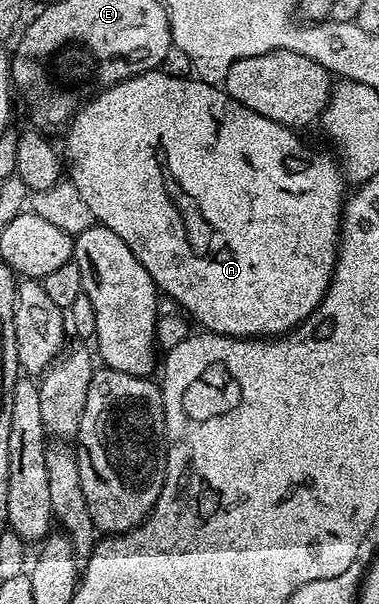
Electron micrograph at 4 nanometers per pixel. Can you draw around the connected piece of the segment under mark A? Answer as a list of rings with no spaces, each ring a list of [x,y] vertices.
[[[152,69],[149,73],[139,73],[130,79],[120,81],[116,85],[111,85],[108,89],[100,90],[99,93],[93,96],[91,101],[85,101],[84,104],[81,105],[79,111],[72,116],[72,120],[69,121],[66,126],[66,134],[67,133],[68,138],[65,139],[64,145],[62,144],[62,153],[66,158],[67,180],[72,181],[74,187],[78,187],[78,192],[82,195],[82,199],[86,199],[86,204],[90,206],[93,218],[95,218],[99,224],[105,225],[110,231],[114,231],[114,235],[118,235],[118,239],[122,239],[122,243],[126,243],[126,247],[130,247],[130,251],[134,251],[138,263],[142,263],[142,267],[146,267],[146,271],[150,271],[150,279],[154,279],[157,290],[159,290],[163,296],[165,293],[166,296],[173,297],[173,299],[185,309],[181,310],[183,310],[195,324],[197,321],[197,323],[204,328],[201,330],[207,331],[212,335],[226,335],[227,337],[263,337],[265,339],[270,337],[282,337],[291,333],[297,325],[302,324],[306,318],[320,306],[322,299],[332,283],[332,273],[336,270],[336,253],[340,249],[340,226],[342,224],[342,214],[346,204],[346,192],[344,193],[346,177],[342,172],[341,166],[334,160],[331,152],[328,152],[329,154],[319,153],[318,150],[311,149],[311,147],[300,138],[301,134],[297,132],[297,130],[287,129],[282,123],[274,123],[274,119],[266,119],[266,115],[258,115],[258,111],[250,111],[250,107],[242,107],[242,103],[238,103],[229,93],[224,92],[219,84],[193,79],[191,76],[175,77],[160,69]]]

